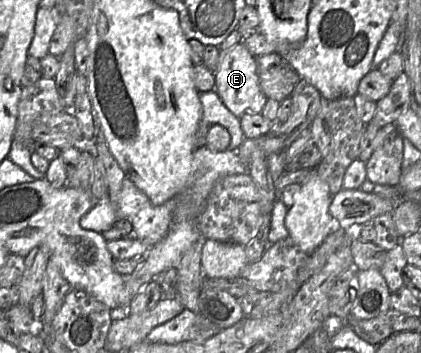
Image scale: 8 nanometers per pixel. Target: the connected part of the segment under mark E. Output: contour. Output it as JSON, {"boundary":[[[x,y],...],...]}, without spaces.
{"boundary":[[[243,41],[230,49],[220,50],[215,81],[215,90],[222,102],[236,117],[240,118],[247,113],[262,113],[268,98],[260,86],[257,58],[250,53]]]}

